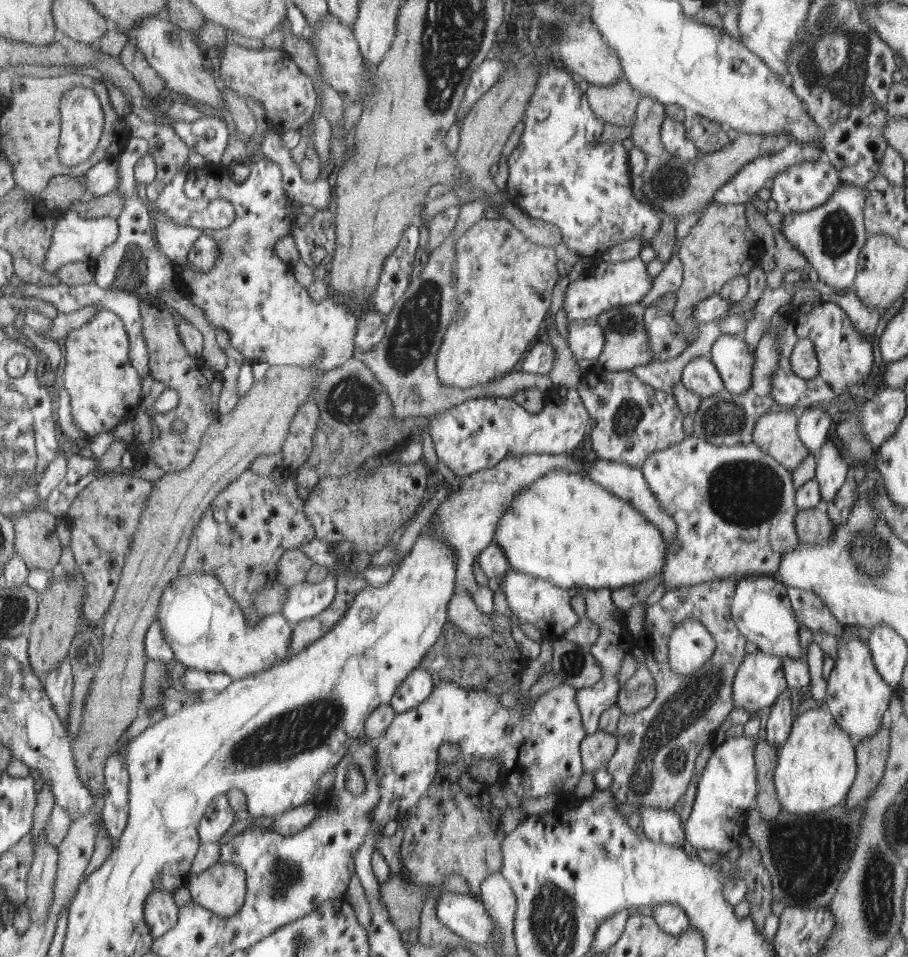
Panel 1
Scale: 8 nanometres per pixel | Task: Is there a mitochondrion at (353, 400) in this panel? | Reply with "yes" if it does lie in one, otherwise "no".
yes

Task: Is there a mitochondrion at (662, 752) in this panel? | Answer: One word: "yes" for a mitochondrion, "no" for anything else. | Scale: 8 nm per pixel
yes

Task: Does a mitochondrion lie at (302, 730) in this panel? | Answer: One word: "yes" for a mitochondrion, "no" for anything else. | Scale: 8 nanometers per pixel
yes

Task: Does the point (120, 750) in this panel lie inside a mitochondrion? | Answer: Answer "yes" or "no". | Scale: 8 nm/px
no

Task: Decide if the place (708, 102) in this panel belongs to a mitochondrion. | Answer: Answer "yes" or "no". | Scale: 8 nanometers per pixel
no

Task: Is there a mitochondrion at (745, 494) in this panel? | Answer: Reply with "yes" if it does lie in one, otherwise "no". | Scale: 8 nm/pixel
yes

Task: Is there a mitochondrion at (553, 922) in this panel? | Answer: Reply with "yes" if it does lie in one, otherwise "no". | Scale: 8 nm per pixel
yes

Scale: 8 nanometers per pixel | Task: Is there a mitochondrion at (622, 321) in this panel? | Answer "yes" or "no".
yes

